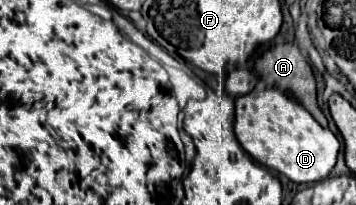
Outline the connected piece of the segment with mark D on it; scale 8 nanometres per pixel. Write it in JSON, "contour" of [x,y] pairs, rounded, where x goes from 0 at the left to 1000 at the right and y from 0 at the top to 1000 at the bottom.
{"contour":[[[722,424],[711,454],[660,483],[657,649],[722,795],[772,824],[829,893],[885,893],[921,863],[952,746],[952,688],[924,629],[907,629],[851,512],[756,424]]]}

